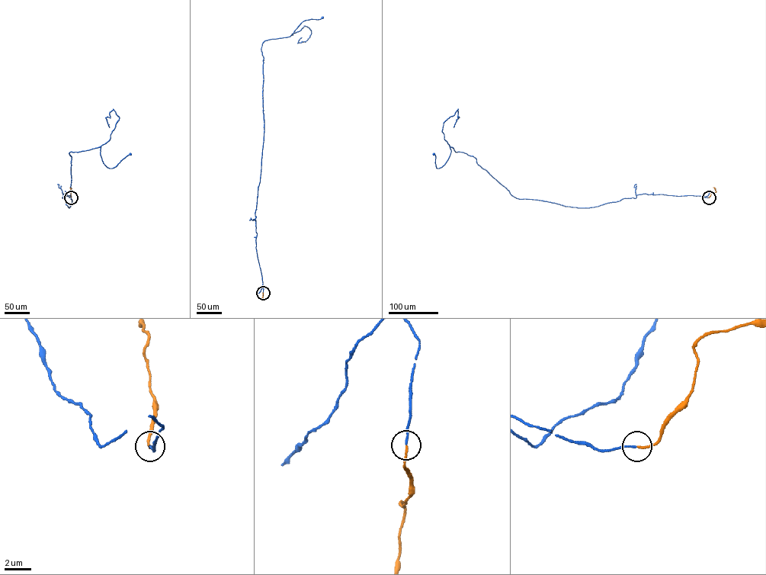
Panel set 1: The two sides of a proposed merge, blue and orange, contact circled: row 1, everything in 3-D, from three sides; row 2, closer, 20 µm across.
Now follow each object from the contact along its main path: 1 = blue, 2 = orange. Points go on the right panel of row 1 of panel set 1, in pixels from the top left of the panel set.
1: (709, 197), (642, 194), (592, 207), (565, 206), (517, 198), (475, 158), (451, 147), (438, 168), (434, 154)
2: (709, 197), (716, 191), (713, 187)

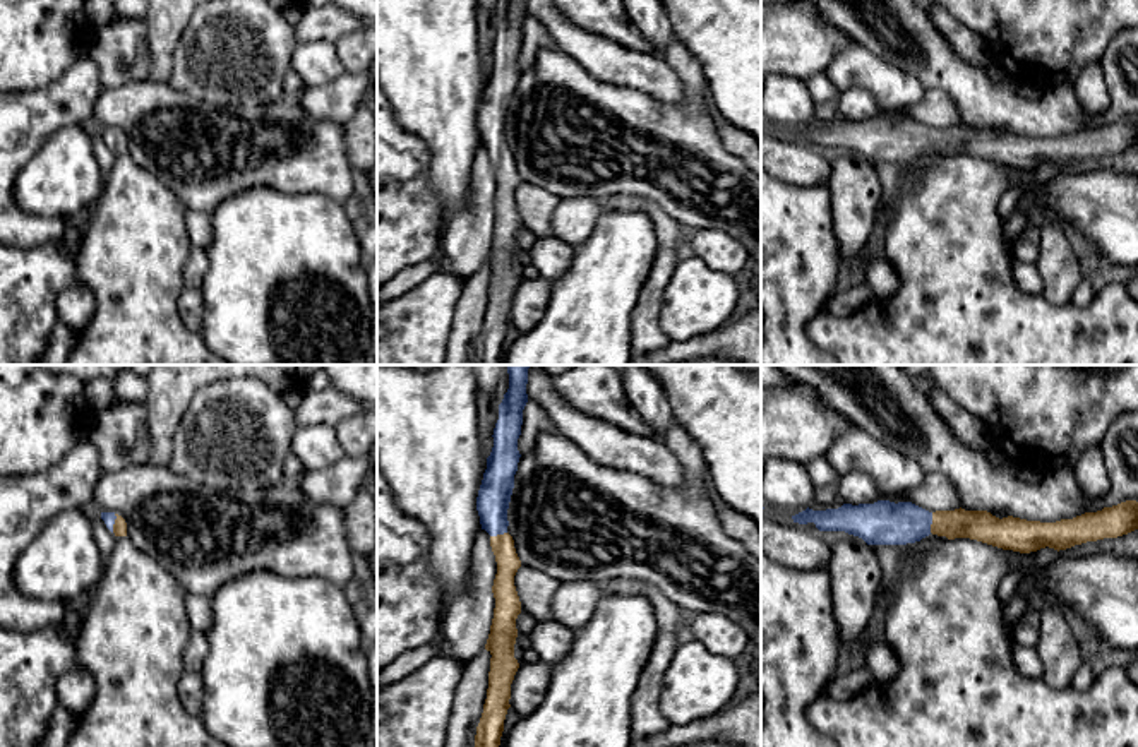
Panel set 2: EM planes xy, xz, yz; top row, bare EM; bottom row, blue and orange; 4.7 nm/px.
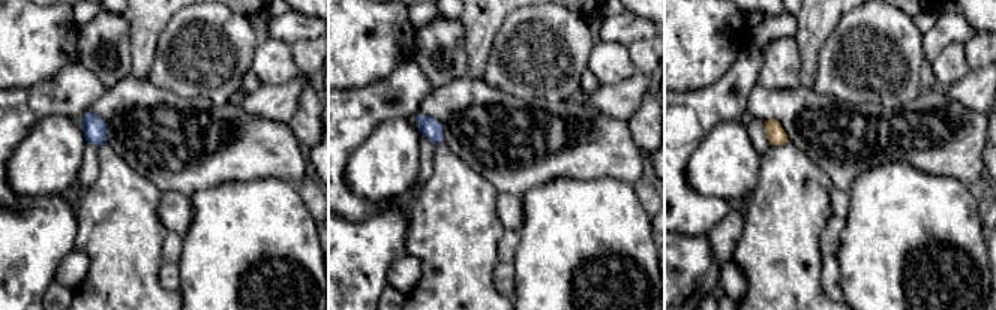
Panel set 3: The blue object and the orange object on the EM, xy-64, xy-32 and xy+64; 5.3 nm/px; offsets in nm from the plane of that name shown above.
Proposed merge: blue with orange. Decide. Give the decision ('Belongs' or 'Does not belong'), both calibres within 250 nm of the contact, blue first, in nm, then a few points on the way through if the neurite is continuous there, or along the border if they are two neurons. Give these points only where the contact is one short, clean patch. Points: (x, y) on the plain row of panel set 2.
Belongs. Thickness 200 nm (blue) against 140 nm. Path across: yz (881, 139), (931, 139), (977, 141)

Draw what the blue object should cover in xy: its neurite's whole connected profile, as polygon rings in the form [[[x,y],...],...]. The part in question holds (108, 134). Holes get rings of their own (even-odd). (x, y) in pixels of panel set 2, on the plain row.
[[[101,128],[101,135],[115,152],[127,152],[127,139],[115,128]]]

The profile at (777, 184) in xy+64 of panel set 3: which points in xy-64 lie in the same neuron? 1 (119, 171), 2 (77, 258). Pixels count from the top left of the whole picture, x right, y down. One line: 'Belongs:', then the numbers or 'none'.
Belongs: 1

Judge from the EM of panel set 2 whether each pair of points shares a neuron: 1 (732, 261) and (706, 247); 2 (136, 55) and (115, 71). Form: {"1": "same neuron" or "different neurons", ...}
{"1": "same neuron", "2": "same neuron"}

